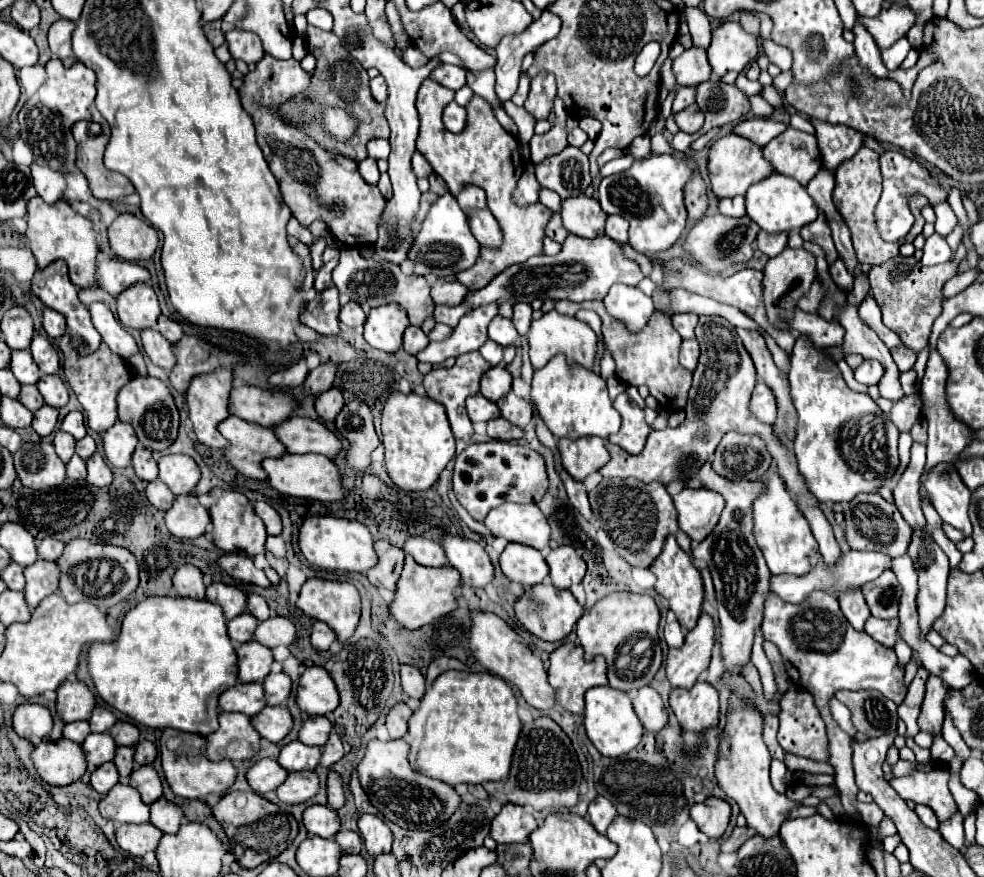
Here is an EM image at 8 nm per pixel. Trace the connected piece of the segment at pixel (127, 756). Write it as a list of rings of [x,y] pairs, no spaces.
[[[123,746],[117,748],[117,754],[115,754],[113,762],[115,762],[115,766],[117,766],[121,778],[127,778],[127,776],[133,772],[133,768],[135,768],[133,754],[135,754],[133,748],[123,748]]]

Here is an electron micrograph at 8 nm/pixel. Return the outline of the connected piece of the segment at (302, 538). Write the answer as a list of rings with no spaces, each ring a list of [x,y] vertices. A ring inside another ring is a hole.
[[[307,516],[299,526],[299,552],[305,560],[321,570],[341,572],[367,572],[377,564],[373,540],[367,528],[359,522],[335,518],[335,516]]]

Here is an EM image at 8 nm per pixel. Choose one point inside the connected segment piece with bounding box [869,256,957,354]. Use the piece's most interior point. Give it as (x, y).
(909, 294)

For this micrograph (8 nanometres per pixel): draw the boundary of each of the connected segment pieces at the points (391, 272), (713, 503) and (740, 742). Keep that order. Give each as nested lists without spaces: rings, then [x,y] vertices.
[[[341,248],[341,260],[337,264],[337,268],[333,270],[333,282],[337,286],[337,290],[341,294],[347,294],[351,300],[355,300],[357,304],[361,304],[363,308],[375,308],[381,304],[389,304],[389,302],[397,302],[405,308],[409,322],[413,326],[421,326],[423,320],[427,316],[433,314],[433,300],[429,296],[429,284],[423,276],[407,276],[401,272],[399,266],[395,264],[381,264],[377,260],[367,260],[363,256],[359,256],[359,252],[355,248]]]
[[[683,488],[673,496],[679,516],[679,528],[695,542],[703,542],[715,528],[723,510],[723,498],[717,492],[699,488]]]
[[[735,706],[727,718],[727,726],[725,726],[725,734],[723,734],[723,738],[729,736],[729,740],[731,740],[731,754],[727,758],[719,756],[719,760],[715,764],[715,776],[717,776],[717,782],[723,788],[723,792],[739,804],[741,814],[747,820],[747,826],[753,828],[755,834],[769,840],[769,838],[777,836],[781,824],[785,822],[785,814],[791,808],[795,808],[797,804],[793,800],[789,800],[785,794],[775,792],[775,788],[769,782],[771,754],[763,742],[761,730],[763,730],[761,712]]]

